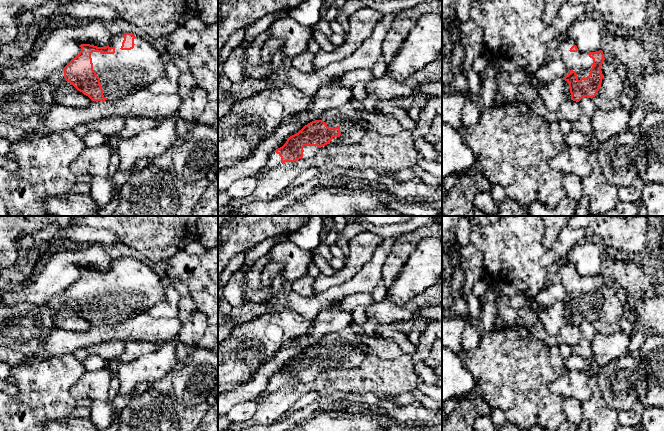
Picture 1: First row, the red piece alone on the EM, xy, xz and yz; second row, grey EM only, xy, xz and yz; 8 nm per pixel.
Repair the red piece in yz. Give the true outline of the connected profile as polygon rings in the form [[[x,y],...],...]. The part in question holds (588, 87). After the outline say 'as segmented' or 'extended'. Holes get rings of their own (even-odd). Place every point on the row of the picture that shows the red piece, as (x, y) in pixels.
[[[565,36],[558,45],[558,50],[566,69],[563,81],[568,98],[579,102],[583,97],[595,97],[603,79],[603,51],[582,52]]]; extended

